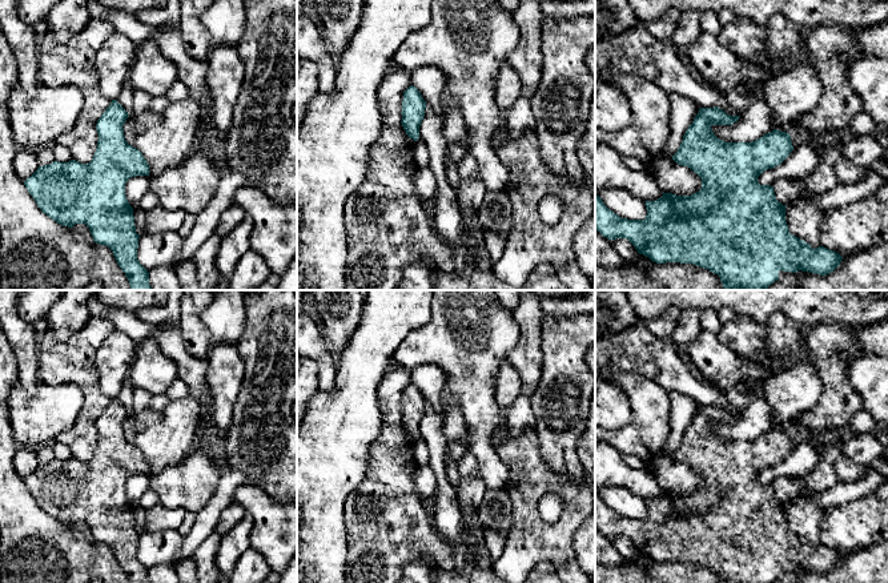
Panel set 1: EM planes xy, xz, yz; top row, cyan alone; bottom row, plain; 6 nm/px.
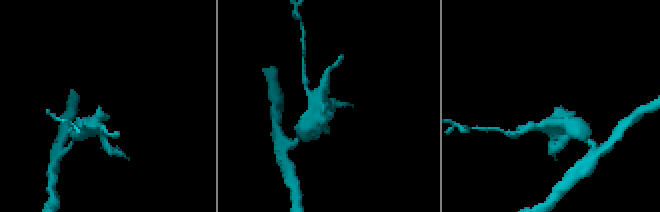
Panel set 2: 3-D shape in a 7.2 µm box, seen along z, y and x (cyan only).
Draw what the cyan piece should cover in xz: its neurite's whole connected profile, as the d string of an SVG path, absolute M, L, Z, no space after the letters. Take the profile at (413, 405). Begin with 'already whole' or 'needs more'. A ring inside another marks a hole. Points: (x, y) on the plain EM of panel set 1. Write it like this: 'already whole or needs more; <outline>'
already whole; M410 383L403 390L402 399L402 425L406 433L417 439L419 437L419 425L425 415L426 399L423 398L419 389Z

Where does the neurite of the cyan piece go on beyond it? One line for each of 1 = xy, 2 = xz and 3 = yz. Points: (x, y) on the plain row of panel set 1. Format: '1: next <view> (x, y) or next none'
1: next none
2: next none
3: next none

